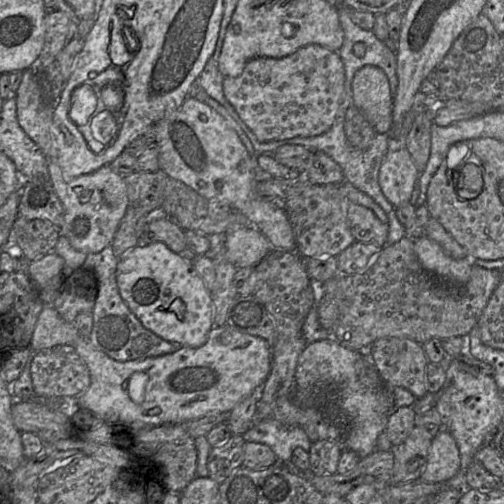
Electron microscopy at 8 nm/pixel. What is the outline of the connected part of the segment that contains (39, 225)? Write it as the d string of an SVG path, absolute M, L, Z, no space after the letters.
M17 216L4 251L14 258L25 256L29 260L34 260L50 252L55 252L54 248L59 237L60 229L49 220L27 220Z

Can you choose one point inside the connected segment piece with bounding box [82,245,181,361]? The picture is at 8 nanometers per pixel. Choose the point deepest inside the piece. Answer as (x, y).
(116, 331)

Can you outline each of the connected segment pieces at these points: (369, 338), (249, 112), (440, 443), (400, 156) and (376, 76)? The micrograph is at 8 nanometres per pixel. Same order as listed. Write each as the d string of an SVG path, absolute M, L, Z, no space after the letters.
M406 236L394 244L387 244L361 272L350 275L338 273L322 284L322 295L331 294L341 304L341 320L332 335L341 345L353 350L366 350L375 340L385 337L410 339L424 345L433 338L444 340L467 337L477 325L491 295L502 280L500 270L489 270L473 264L465 284L435 277L420 264L414 251L414 240Z
M311 44L283 58L248 61L241 75L224 79L223 92L260 142L274 142L328 131L341 103L344 82L344 65L338 52Z
M443 428L432 439L427 462L420 476L425 482L446 482L460 470L460 454L455 439Z
M393 146L382 161L379 185L385 197L395 207L410 202L418 185L419 171L405 146Z
M373 65L359 69L352 80L352 96L354 105L377 133L391 134L393 97L382 69Z

